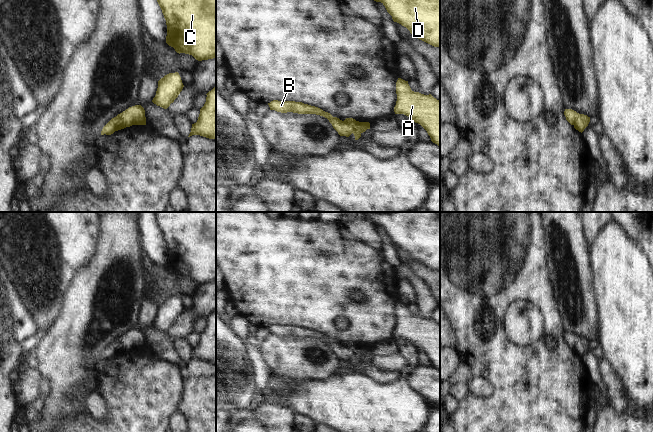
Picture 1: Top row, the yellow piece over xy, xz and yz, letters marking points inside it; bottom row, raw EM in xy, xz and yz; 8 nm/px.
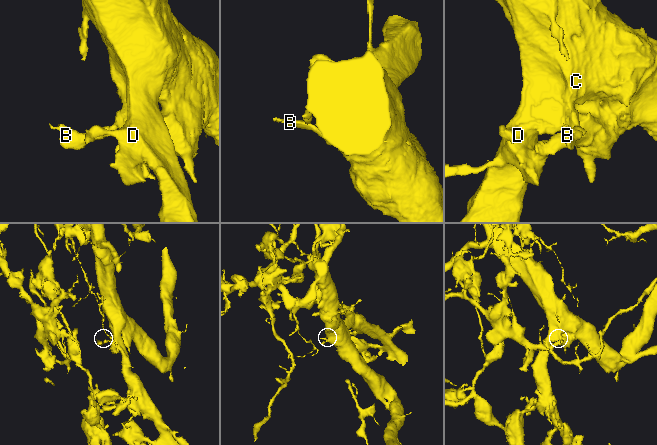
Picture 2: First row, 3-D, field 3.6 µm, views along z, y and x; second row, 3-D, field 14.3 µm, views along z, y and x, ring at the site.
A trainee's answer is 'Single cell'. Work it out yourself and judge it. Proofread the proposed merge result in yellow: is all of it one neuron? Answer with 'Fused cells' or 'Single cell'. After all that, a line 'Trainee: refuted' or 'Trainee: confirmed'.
Fused cells.
Trainee: refuted

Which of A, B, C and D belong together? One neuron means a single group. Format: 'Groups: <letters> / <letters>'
Groups: A C D / B.

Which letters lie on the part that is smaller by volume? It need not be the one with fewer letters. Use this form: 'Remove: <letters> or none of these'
Remove: B

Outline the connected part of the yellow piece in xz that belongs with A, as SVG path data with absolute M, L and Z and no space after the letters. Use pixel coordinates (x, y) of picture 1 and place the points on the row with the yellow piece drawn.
M401 78L396 82L396 94L395 114L404 114L420 124L440 147L440 100L412 91L408 81Z

